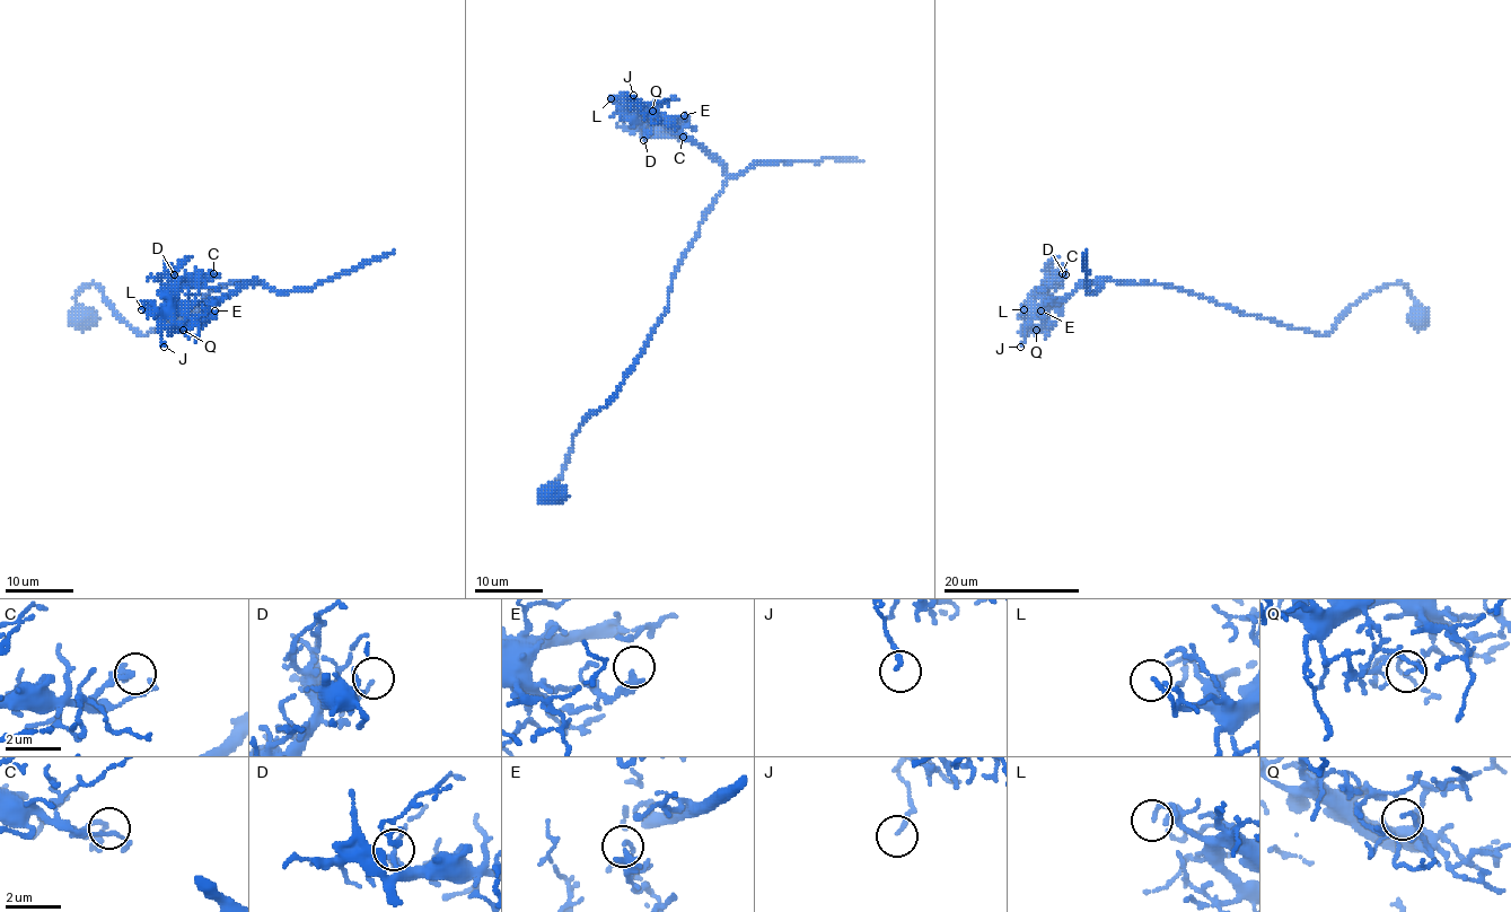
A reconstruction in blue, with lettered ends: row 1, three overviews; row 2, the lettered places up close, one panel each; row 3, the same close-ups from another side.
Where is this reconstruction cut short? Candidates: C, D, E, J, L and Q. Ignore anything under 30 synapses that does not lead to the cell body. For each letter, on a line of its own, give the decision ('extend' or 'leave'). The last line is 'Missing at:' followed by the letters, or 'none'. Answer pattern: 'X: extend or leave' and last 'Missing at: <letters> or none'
C: leave
D: leave
E: leave
J: leave
L: leave
Q: leave
Missing at: none

